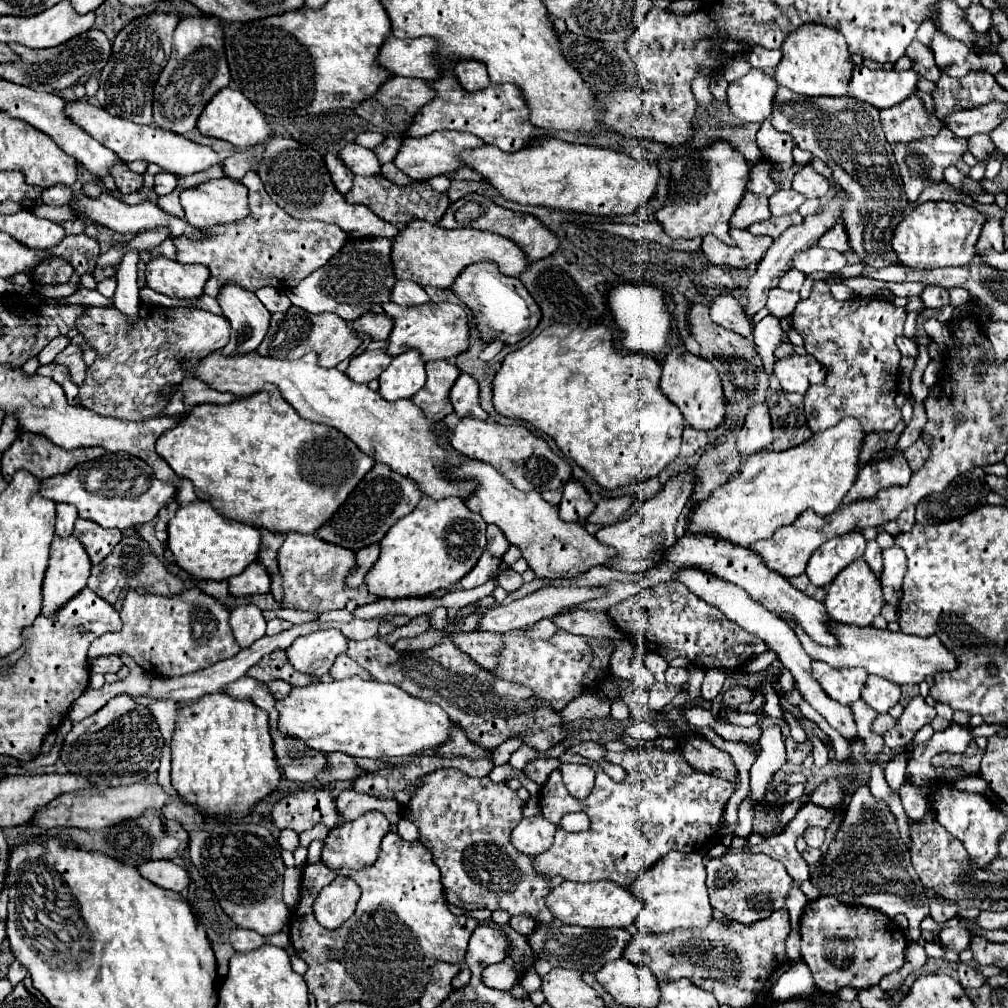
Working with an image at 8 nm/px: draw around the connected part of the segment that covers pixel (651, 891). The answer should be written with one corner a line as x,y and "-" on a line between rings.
669,852
659,858
651,868
647,868
637,880
631,884
631,894
643,902
643,910
635,920
635,926
641,932
669,932
673,928
693,928
705,926
711,920
711,904
707,898
705,886
705,864
703,854
685,854
685,852

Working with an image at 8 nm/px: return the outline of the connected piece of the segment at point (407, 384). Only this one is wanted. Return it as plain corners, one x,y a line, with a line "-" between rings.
409,350
393,358
379,376
379,394
385,400
411,398
425,386
425,362
417,350

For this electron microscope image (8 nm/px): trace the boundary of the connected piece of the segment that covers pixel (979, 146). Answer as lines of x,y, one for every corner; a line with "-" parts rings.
971,136
969,138
969,152
975,156
977,162
987,162
995,156
997,148
989,136

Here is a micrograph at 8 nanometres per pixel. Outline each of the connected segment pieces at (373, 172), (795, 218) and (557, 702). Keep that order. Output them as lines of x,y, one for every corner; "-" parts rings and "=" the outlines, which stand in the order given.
347,144
341,152
339,152
343,164
353,172
353,174
361,174
361,176
377,176
381,172
381,164
377,160
377,154
373,154
373,150
359,146
359,144
=
793,212
793,214
785,214
781,218
767,218
763,222
755,222
749,226
749,232
755,234
755,236
763,236
763,234
769,234
769,236
781,236
789,226
795,226
795,224
801,224
803,222
803,216
799,212
=
521,628
521,630
513,630
513,632
505,632
503,634
503,648
499,652
499,664
497,664
495,670
489,670
489,672
493,676
501,678
501,680
515,682
515,684
531,688
535,700
547,702
553,710
559,712
571,700
579,698
585,692
585,682
583,680
585,680
585,674
589,672
591,662
593,662
593,650
589,646
589,640
587,640
587,636
575,636
575,634
569,634
565,630
557,630
549,640
533,640
525,632
527,630

